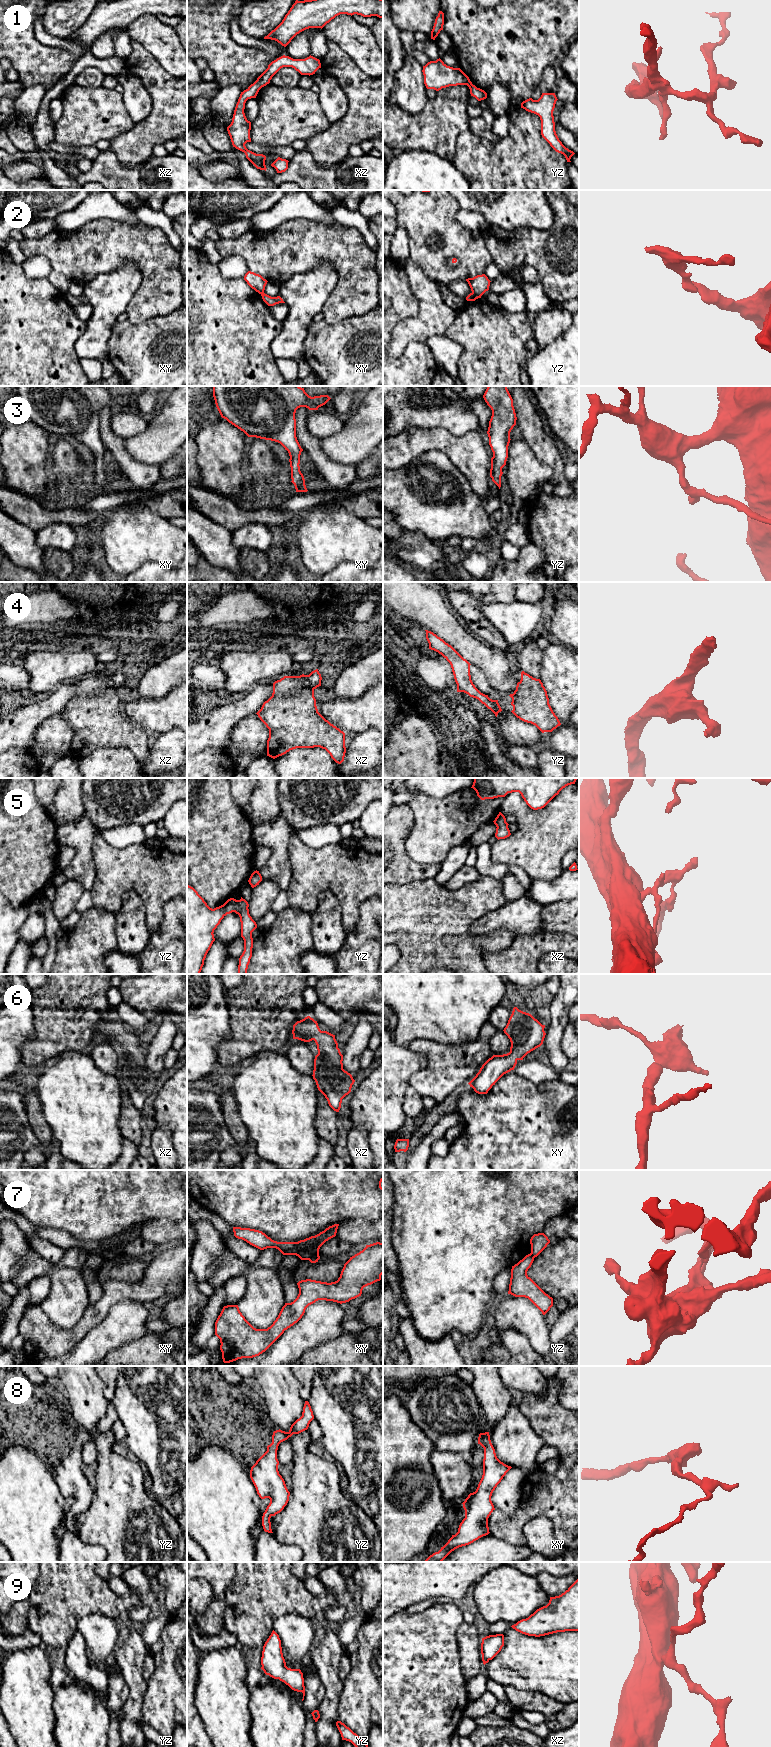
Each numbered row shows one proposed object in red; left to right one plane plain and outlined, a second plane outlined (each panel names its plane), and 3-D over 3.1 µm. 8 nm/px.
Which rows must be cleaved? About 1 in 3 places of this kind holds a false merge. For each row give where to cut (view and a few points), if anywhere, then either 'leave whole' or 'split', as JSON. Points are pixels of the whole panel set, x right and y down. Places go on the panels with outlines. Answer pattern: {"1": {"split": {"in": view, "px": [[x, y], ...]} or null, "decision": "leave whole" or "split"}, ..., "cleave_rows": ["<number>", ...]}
{"1": {"split": null, "decision": "leave whole"}, "2": {"split": {"in": "yz", "px": [[472, 292], [477, 298]]}, "decision": "split"}, "3": {"split": null, "decision": "leave whole"}, "4": {"split": null, "decision": "leave whole"}, "5": {"split": null, "decision": "leave whole"}, "6": {"split": null, "decision": "leave whole"}, "7": {"split": {"in": "xy", "px": [[318, 1255], [313, 1255], [308, 1259]]}, "decision": "split"}, "8": {"split": null, "decision": "leave whole"}, "9": {"split": null, "decision": "leave whole"}, "cleave_rows": ["2", "7"]}

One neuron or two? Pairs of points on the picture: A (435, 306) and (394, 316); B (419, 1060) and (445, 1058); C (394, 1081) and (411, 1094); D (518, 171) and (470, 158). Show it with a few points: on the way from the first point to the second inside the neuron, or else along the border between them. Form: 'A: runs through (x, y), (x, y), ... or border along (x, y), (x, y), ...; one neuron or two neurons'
A: border along (411, 287), (418, 303), (418, 311), (397, 323); two neurons
B: border along (407, 1047), (426, 1059), (410, 1076); two neurons
C: border along (409, 1086), (403, 1102), (403, 1111), (406, 1114); two neurons
D: runs through (506, 171), (497, 171), (482, 161); one neuron

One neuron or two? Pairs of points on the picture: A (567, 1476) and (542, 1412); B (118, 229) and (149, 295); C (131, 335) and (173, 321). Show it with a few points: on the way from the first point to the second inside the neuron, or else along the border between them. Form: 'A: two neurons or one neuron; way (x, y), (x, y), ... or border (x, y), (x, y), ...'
A: one neuron; way (567, 1460), (567, 1437), (558, 1428)
B: one neuron; way (134, 245), (151, 262), (151, 279)
C: one neuron; way (141, 335), (154, 335), (163, 329)

